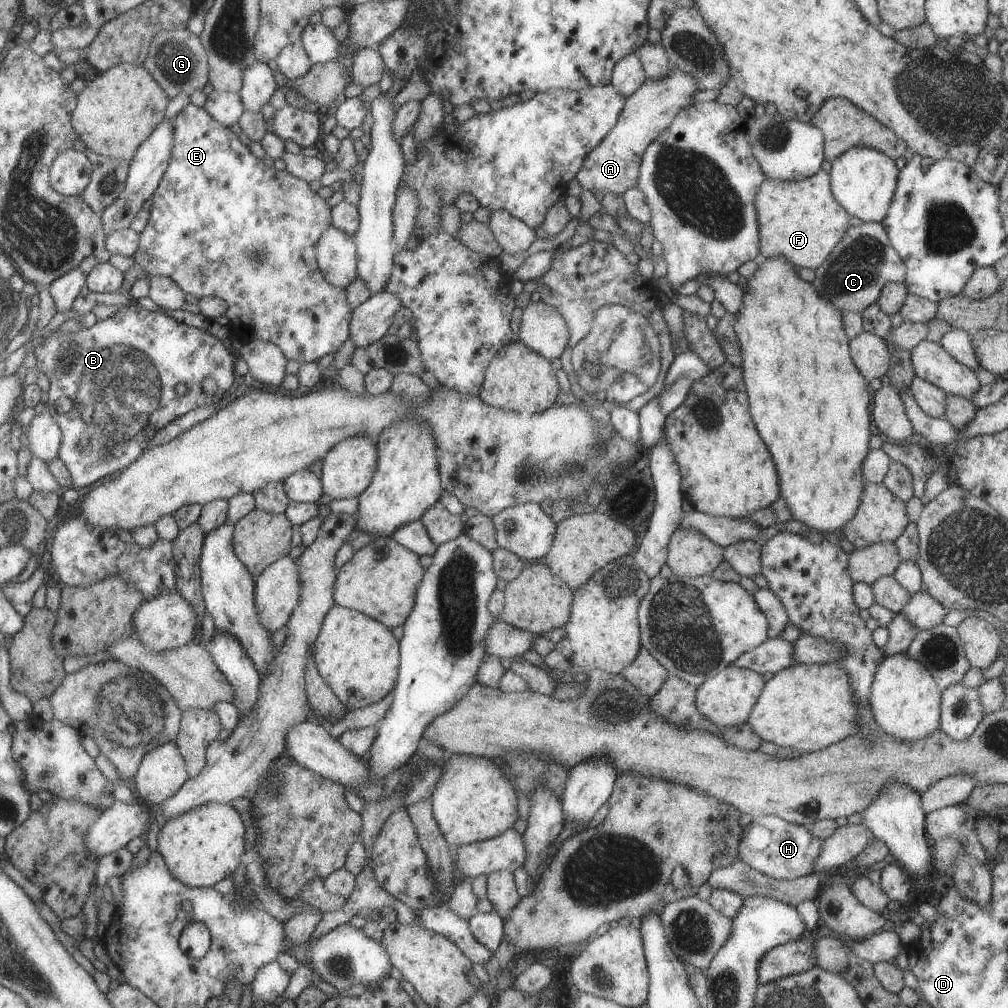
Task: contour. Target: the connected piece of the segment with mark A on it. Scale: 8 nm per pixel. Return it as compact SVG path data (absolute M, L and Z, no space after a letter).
M675 67L661 80L646 78L645 82L625 100L625 106L617 118L617 123L585 156L581 168L574 177L579 188L593 194L597 191L605 191L623 195L627 188L636 186L637 168L639 168L641 154L645 152L645 148L671 124L671 120L681 108L694 104L691 94L697 90L697 86L693 80L695 78L691 74L679 72Z

